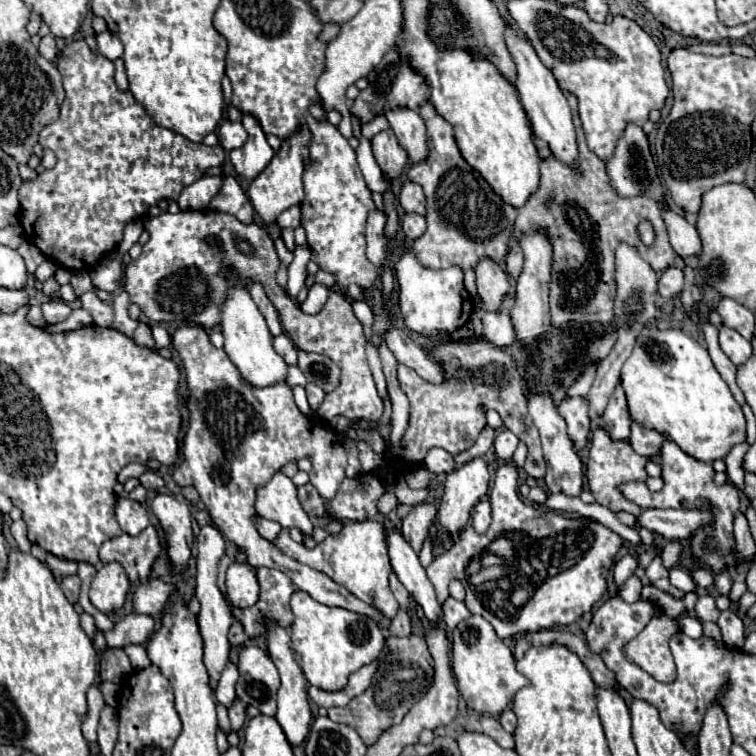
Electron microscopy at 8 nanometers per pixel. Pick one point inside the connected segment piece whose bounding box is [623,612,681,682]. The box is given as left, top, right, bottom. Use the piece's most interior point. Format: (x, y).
(649, 650)

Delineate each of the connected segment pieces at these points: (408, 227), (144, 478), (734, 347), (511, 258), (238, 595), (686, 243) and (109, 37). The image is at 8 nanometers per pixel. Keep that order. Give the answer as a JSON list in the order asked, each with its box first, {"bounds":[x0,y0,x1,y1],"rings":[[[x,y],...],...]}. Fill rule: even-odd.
[{"bounds":[401,214,425,240],"rings":[[[405,214],[401,218],[401,228],[403,228],[403,232],[405,232],[407,238],[415,240],[425,230],[425,218],[421,214]]]},{"bounds":[139,470,165,490],"rings":[[[147,470],[145,474],[141,474],[139,476],[139,482],[141,482],[141,486],[143,488],[147,488],[147,490],[161,490],[161,488],[165,488],[165,480],[157,474],[157,472],[153,472],[153,470]]]},{"bounds":[719,326,753,366],"rings":[[[723,326],[721,332],[719,332],[719,344],[721,344],[721,350],[729,356],[729,360],[735,366],[743,364],[753,354],[749,340],[745,340],[739,332],[735,332],[727,326]]]},{"bounds":[507,242,525,278],"rings":[[[511,242],[511,248],[509,248],[509,254],[507,254],[507,272],[509,276],[513,278],[519,278],[521,270],[523,270],[523,262],[525,262],[525,256],[523,256],[523,250],[517,242]]]},{"bounds":[227,562,259,608],"rings":[[[233,562],[227,570],[227,594],[231,604],[245,608],[253,606],[259,598],[259,582],[255,568],[249,562]]]},{"bounds":[663,208,701,256],"rings":[[[669,208],[663,210],[663,220],[669,230],[669,242],[679,256],[697,256],[701,254],[701,240],[697,228],[689,224],[683,216],[671,212]]]},{"bounds":[97,30,123,60],"rings":[[[105,30],[105,32],[97,34],[97,50],[109,60],[115,60],[115,58],[123,56],[123,44],[121,44],[119,36],[111,30]]]}]

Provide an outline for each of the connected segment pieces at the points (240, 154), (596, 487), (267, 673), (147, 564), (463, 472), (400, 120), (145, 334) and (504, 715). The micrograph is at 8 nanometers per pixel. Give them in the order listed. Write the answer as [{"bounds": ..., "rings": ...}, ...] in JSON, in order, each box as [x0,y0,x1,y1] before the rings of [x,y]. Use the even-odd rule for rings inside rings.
[{"bounds":[231,114,275,180],"rings":[[[243,114],[243,126],[249,134],[249,140],[241,148],[231,152],[231,162],[233,162],[239,176],[253,180],[265,170],[267,162],[271,162],[275,152],[267,144],[263,128],[259,126],[259,122],[251,114]]]},{"bounds":[587,426,649,514],"rings":[[[597,426],[593,430],[593,438],[591,438],[591,450],[589,450],[589,464],[587,464],[587,484],[591,494],[595,496],[595,500],[609,508],[613,512],[625,511],[630,514],[641,513],[641,508],[635,503],[627,500],[618,486],[621,482],[631,482],[631,480],[645,480],[647,472],[645,472],[645,464],[649,462],[649,458],[639,456],[629,442],[625,440],[613,440],[609,436],[609,432],[603,426]]]},{"bounds":[237,646,281,716],"rings":[[[243,646],[237,668],[237,696],[247,706],[259,708],[261,714],[273,716],[277,712],[277,690],[281,682],[269,654],[259,646]]]},{"bounds":[99,526,161,582],"rings":[[[147,526],[139,536],[121,534],[117,538],[109,538],[99,550],[101,562],[119,562],[125,568],[127,578],[131,582],[145,582],[159,554],[161,542],[153,526]]]},{"bounds":[437,458,489,538],"rings":[[[473,458],[463,466],[457,466],[445,480],[445,494],[437,510],[439,528],[449,536],[457,538],[469,524],[471,510],[481,496],[487,494],[489,472],[481,458]]]},{"bounds":[385,108,429,164],"rings":[[[397,108],[385,114],[399,144],[407,152],[409,160],[413,164],[423,162],[429,156],[429,144],[427,144],[427,128],[419,112],[409,108]]]},{"bounds":[133,320,155,348],"rings":[[[141,320],[141,322],[139,322],[139,328],[133,332],[133,340],[135,340],[139,346],[155,348],[155,342],[153,342],[153,336],[151,336],[149,322],[145,322],[145,320]]]},{"bounds":[499,708,517,734],"rings":[[[507,708],[507,710],[503,710],[503,712],[501,712],[499,722],[501,722],[501,726],[503,726],[503,728],[505,728],[509,734],[513,734],[513,732],[515,732],[517,718],[515,718],[515,714],[513,714],[513,710],[511,710],[511,708]]]}]

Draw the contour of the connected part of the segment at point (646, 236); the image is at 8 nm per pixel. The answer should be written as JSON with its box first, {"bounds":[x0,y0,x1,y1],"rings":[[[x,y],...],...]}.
{"bounds":[639,222,655,246],"rings":[[[641,222],[639,224],[639,236],[641,236],[641,242],[645,244],[645,246],[653,246],[653,242],[655,242],[655,230],[653,230],[653,226],[651,226],[651,222]]]}

